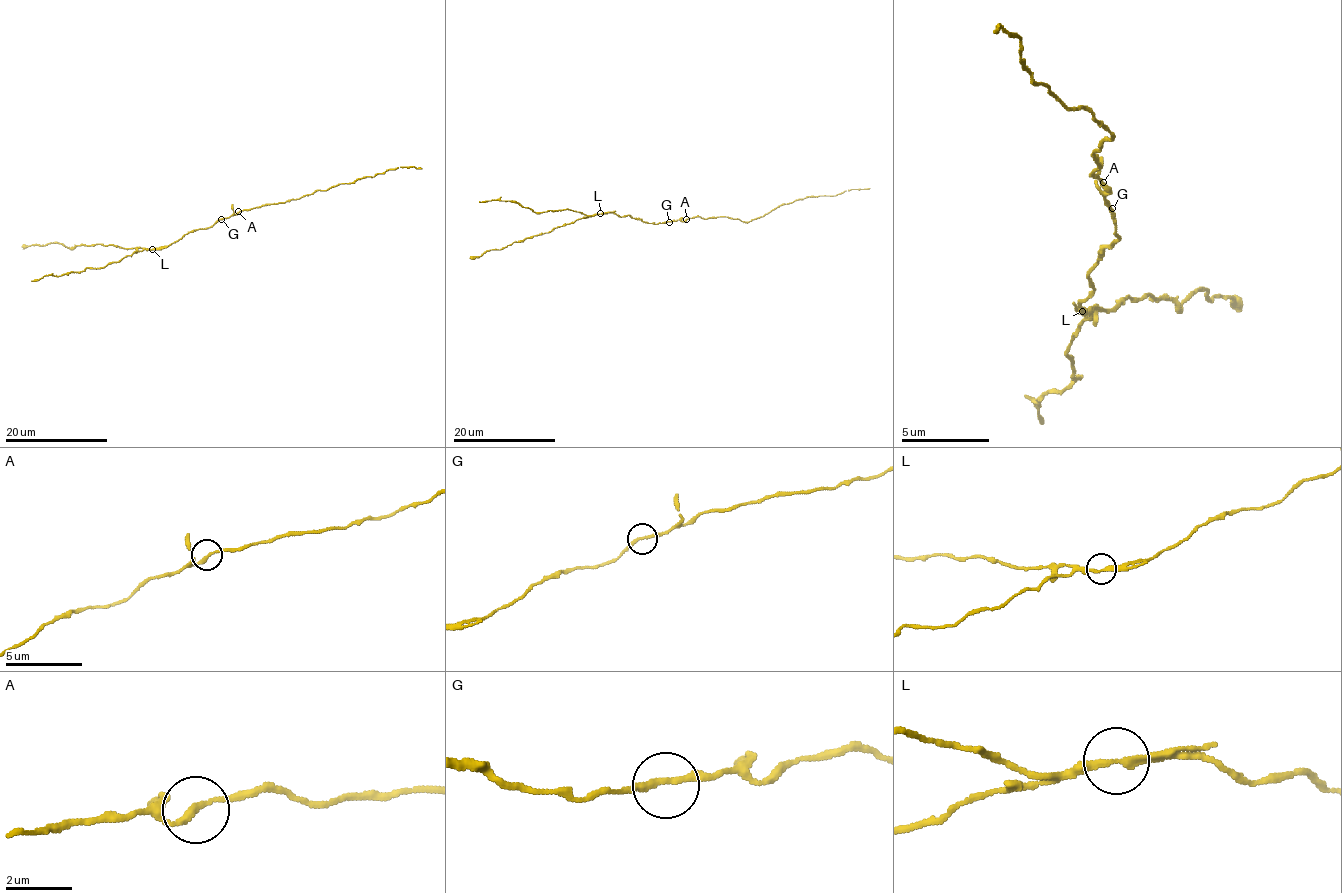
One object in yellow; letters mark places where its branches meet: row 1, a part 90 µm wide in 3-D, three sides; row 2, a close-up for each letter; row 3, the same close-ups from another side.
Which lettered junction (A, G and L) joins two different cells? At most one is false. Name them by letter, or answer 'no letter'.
L

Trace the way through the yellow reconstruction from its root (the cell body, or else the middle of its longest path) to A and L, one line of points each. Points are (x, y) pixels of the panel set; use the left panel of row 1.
A: (221, 219), (238, 211)
L: (221, 219), (207, 228), (187, 232), (167, 246), (152, 248)

